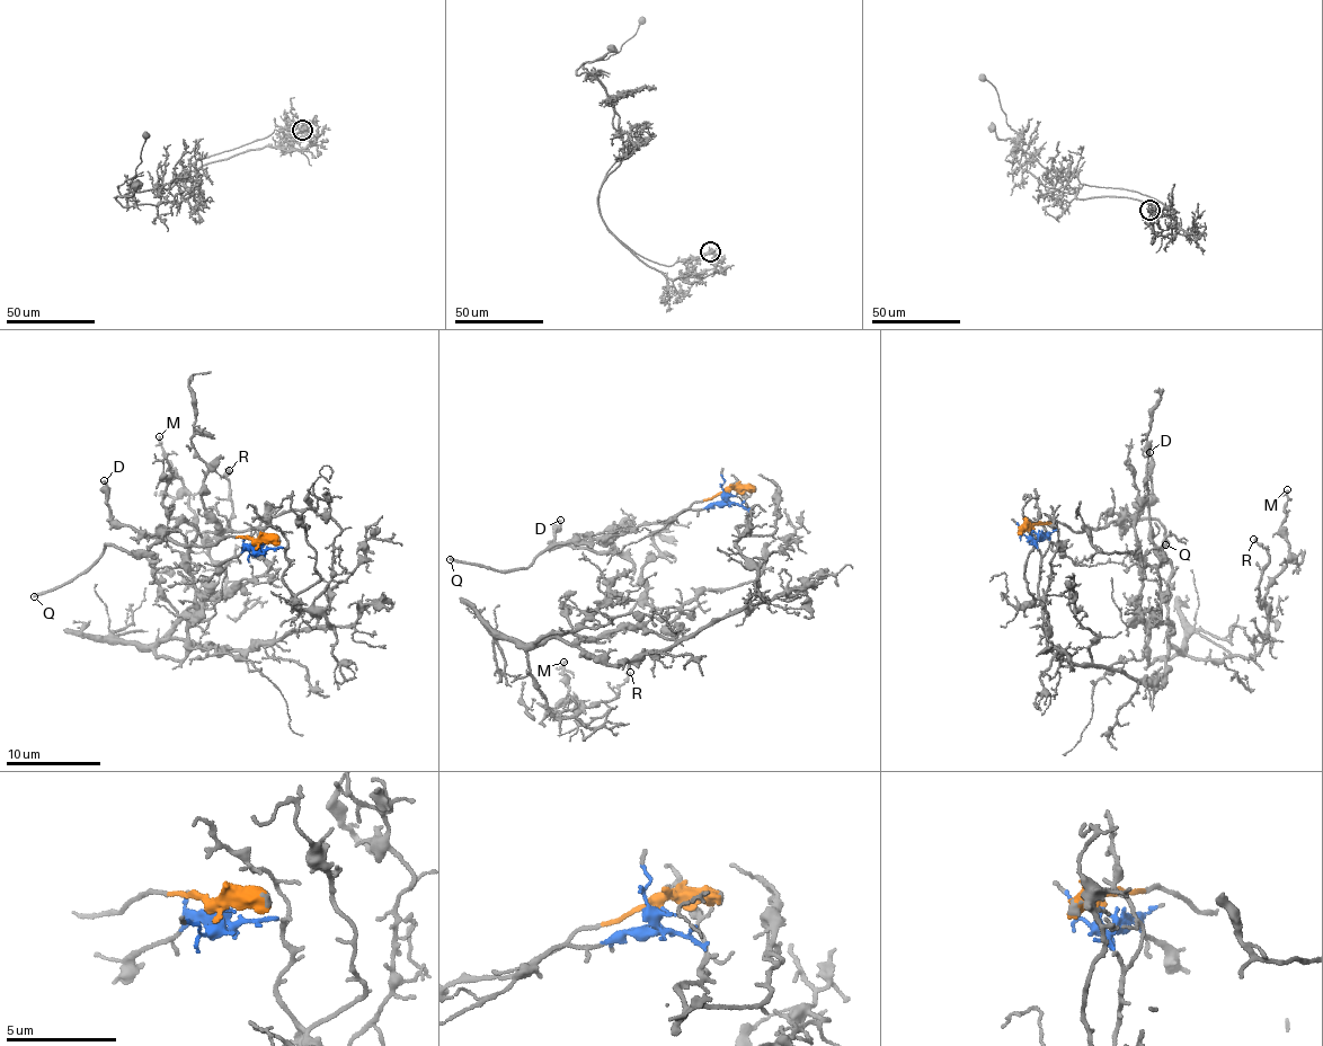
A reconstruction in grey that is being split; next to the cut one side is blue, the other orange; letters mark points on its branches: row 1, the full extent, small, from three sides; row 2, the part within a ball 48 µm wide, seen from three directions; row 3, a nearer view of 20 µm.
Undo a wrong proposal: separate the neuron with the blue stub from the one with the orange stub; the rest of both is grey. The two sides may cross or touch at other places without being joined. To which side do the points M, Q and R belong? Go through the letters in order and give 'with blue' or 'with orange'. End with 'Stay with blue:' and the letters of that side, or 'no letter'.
M: with blue
Q: with orange
R: with blue
Stay with blue: M, R

